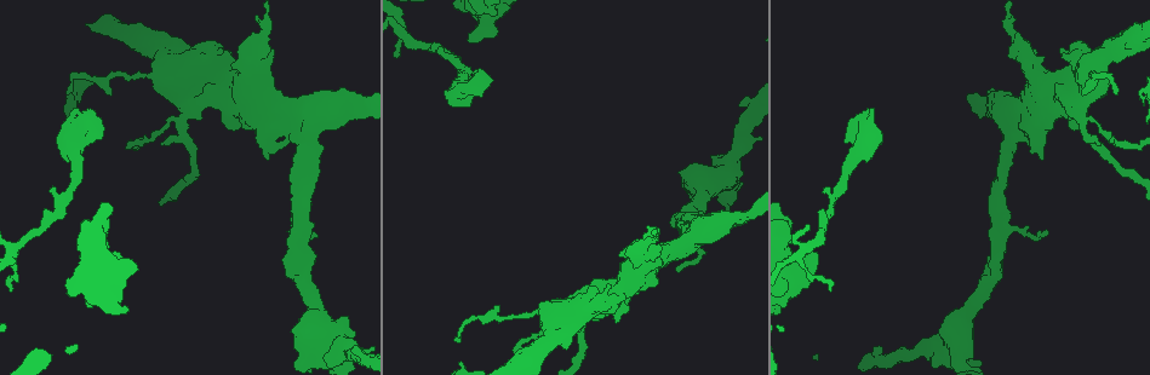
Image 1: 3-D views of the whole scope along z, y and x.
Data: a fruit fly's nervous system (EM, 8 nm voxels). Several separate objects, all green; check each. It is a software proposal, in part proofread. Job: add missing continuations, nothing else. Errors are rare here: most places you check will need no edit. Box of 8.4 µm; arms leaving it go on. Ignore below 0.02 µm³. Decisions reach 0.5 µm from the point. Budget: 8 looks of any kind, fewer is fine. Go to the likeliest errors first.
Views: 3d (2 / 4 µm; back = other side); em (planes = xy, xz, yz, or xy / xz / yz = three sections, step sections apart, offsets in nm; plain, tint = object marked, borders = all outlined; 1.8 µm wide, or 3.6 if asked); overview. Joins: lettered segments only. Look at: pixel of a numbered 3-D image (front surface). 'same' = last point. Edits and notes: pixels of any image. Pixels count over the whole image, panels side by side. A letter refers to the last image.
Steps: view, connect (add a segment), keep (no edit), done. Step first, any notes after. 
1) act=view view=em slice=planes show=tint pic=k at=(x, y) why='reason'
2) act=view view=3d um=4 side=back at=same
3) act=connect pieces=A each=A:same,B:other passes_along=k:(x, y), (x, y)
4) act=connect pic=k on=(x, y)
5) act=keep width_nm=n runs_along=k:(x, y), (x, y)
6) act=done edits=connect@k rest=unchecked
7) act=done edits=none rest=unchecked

act=view view=3d um=4 pic=1 at=(269, 156) why='branch stops here'

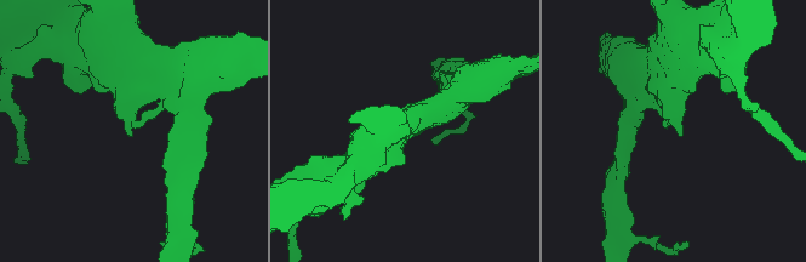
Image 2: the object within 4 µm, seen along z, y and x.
act=view view=em slice=yz step=16 show=tint pic=2 at=(681, 135) why='now the EM'

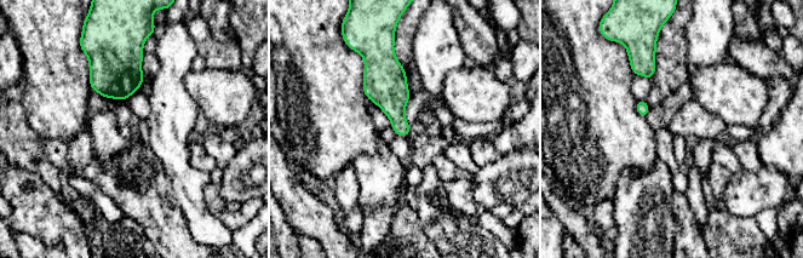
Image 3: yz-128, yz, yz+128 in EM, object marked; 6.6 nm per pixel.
act=view view=em slice=planes show=borders at=same why='another direction'

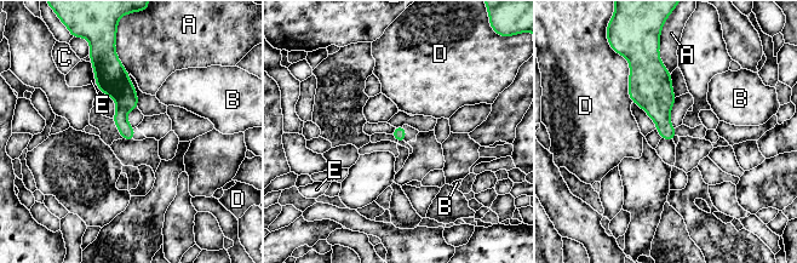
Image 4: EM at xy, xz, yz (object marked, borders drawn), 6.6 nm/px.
act=keep each=A:other,B:other,C:other,D:other,E:other border=4:(628, 63), (628, 96), (632, 101) found='no lettered segment goes on from it'

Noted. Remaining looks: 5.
act=view view=3d um=2 pic=1 at=(75, 108) why='an open end'

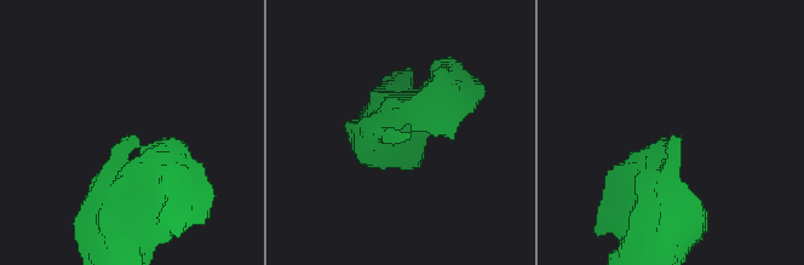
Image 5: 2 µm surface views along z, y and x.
act=view view=em slice=xz step=8 show=plain pic=5 at=(134, 140)

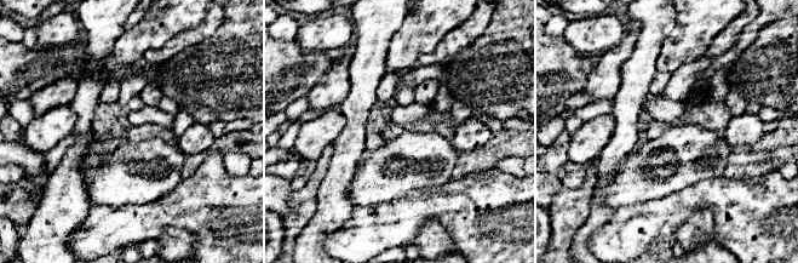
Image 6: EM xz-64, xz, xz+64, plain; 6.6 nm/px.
act=view view=em slice=xz step=8 show=borders at=same why='what lies round it'

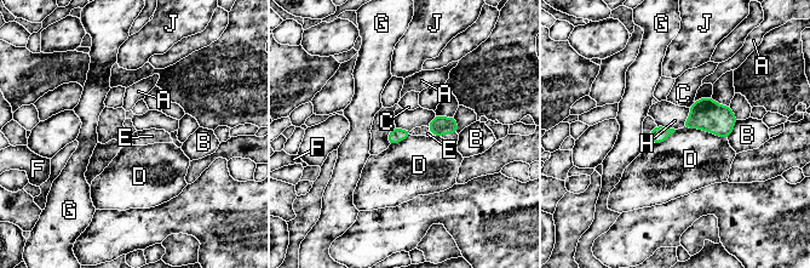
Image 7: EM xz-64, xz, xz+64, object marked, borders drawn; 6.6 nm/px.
act=connect pieces=E each=A:other,B:other,C:other,D:other,E:same,F:other,G:other,H:other,J:other passes_along=7:(440, 125), (430, 131), (418, 131) found='the cell continues'

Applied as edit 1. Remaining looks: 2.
act=view view=em um=3.6 slice=xz step=4 show=tint pic=1 at=(795, 270) why='abrupt turn'

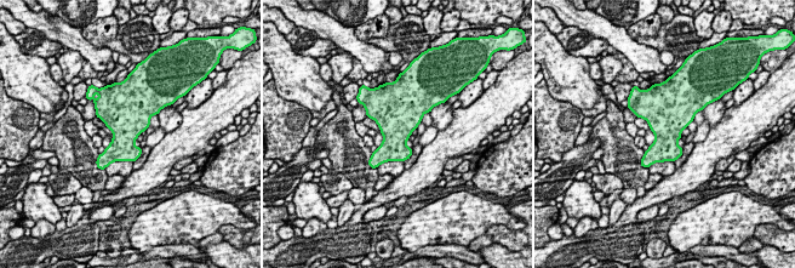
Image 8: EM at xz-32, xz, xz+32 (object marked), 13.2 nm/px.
act=view view=em um=3.6 slice=planes show=borders at=same why='another direction'

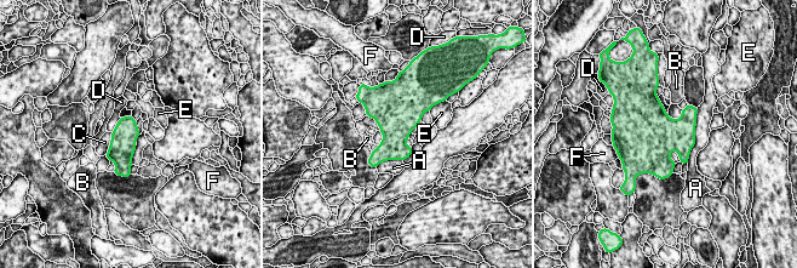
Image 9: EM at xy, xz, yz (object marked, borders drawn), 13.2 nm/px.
act=keep each=A:other,B:other,C:other,D:other,E:other,F:other border=9:(367, 115), (376, 121), (380, 130) found='none of them fits'

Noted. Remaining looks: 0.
act=done edits=connect@7 rest=unchecked

